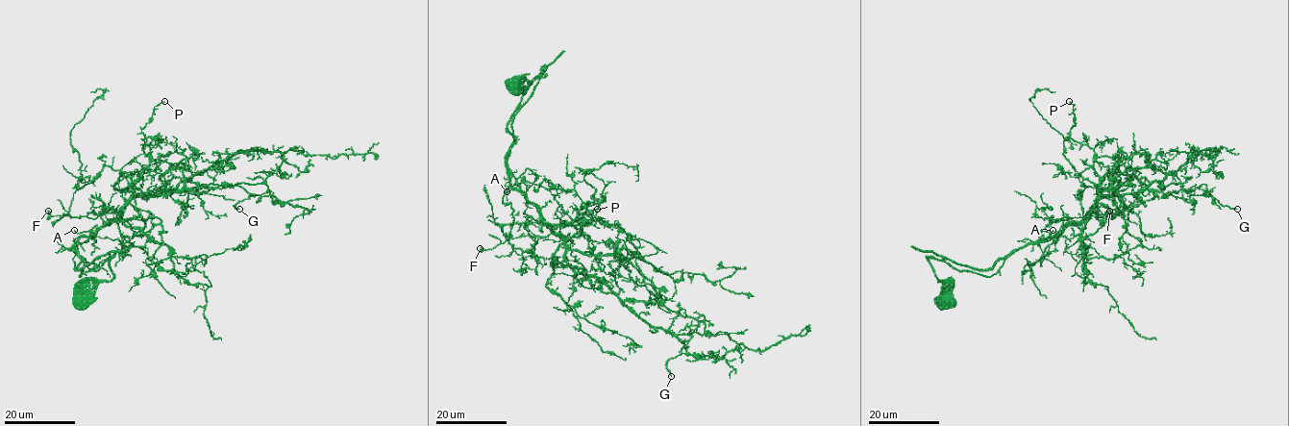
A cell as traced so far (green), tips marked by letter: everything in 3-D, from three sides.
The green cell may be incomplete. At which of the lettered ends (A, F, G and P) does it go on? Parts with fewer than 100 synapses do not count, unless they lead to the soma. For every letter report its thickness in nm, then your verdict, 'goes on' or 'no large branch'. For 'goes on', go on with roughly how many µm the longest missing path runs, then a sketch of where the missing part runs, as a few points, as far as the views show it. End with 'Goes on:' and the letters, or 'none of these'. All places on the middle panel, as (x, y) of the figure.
A: 140 nm | no large branch
F: 420 nm | no large branch
G: 200 nm | no large branch
P: 150 nm | no large branch
Goes on: none of these

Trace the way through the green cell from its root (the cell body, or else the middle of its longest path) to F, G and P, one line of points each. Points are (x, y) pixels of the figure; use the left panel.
F: (82, 299), (113, 277), (112, 258), (80, 276), (83, 261), (75, 246), (118, 212), (90, 218), (48, 211)
G: (82, 299), (113, 277), (112, 258), (80, 276), (75, 246), (133, 196), (184, 181), (267, 187), (239, 209)
P: (82, 299), (113, 277), (112, 258), (80, 276), (75, 246), (132, 196), (150, 162), (141, 130), (164, 101)

